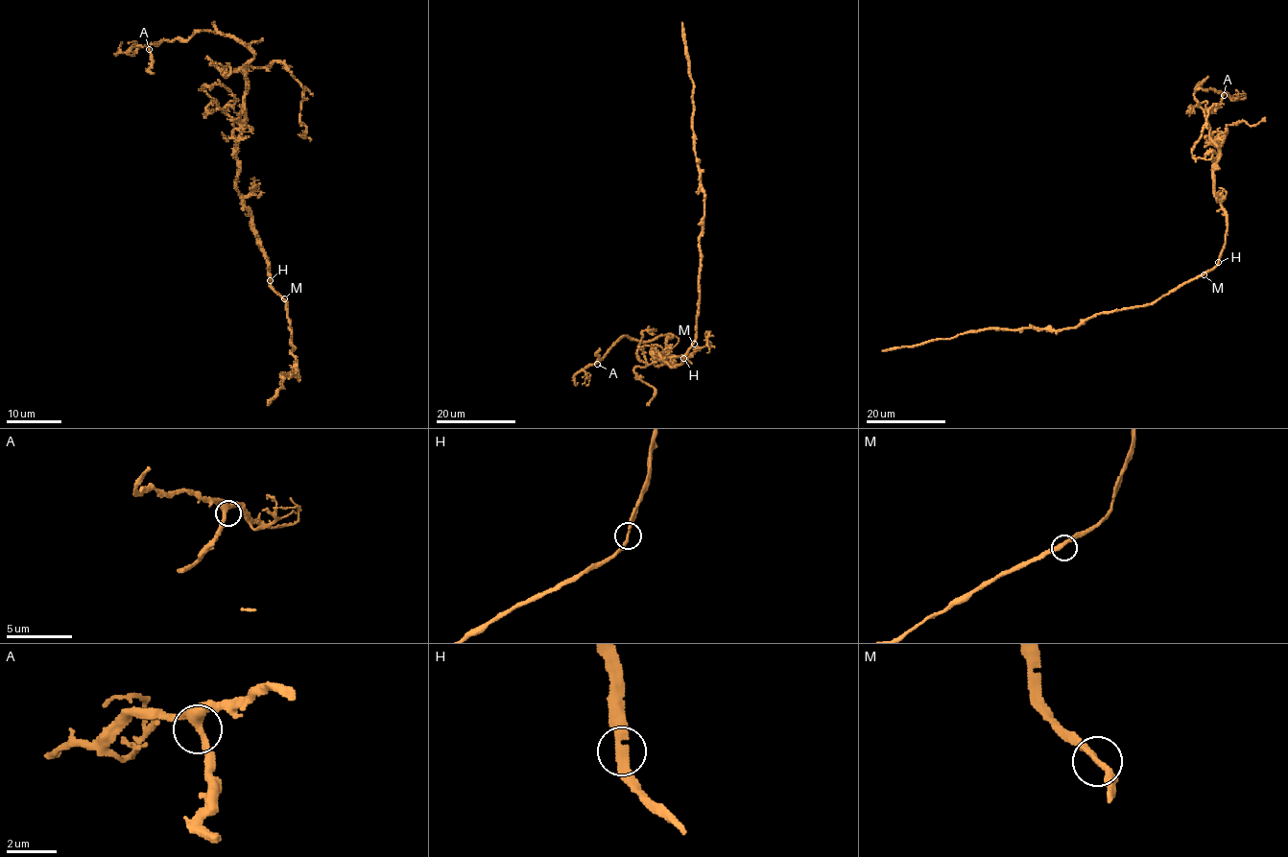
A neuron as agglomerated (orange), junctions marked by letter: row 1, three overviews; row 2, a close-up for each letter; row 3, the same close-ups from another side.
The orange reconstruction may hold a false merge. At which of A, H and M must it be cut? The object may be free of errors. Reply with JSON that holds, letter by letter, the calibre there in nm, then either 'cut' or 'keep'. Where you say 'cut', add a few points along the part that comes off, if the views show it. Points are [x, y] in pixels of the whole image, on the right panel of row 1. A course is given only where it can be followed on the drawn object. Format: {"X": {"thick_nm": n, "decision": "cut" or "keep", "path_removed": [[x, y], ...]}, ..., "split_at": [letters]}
{"A": {"thick_nm": 340, "decision": "keep"}, "H": {"thick_nm": 280, "decision": "keep"}, "M": {"thick_nm": 280, "decision": "keep"}, "split_at": []}

